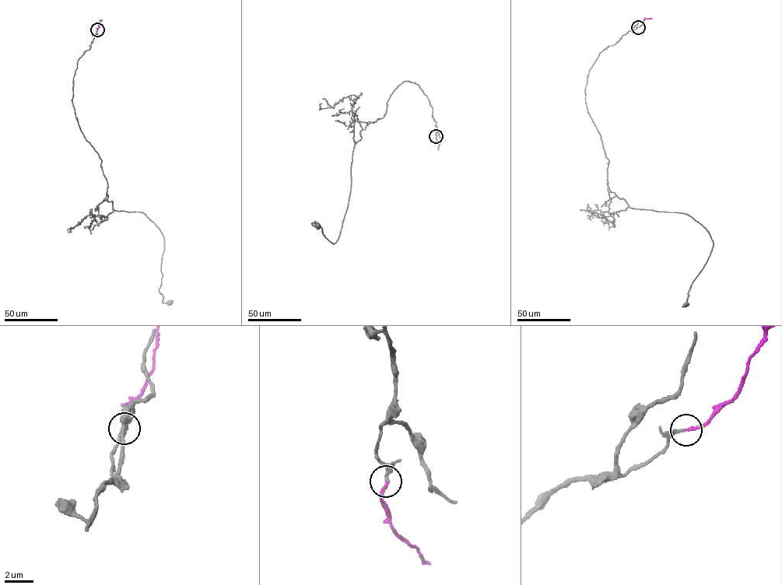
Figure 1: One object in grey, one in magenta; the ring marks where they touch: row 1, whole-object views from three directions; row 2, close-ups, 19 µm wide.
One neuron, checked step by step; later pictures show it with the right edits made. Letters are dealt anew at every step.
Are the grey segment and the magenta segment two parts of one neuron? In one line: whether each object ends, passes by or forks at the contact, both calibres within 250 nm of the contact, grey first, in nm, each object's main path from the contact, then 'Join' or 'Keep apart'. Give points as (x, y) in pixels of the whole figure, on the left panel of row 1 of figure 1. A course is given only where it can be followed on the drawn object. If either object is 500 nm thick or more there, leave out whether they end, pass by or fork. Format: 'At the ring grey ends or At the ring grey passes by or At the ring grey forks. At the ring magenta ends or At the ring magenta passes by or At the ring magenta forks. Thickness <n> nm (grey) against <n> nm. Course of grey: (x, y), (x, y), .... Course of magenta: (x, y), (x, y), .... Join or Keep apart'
At the ring grey ends. At the ring magenta ends. Thickness 200 nm (grey) against 240 nm. Course of grey: (97, 29), (74, 75), (76, 118), (101, 161), (113, 209), (142, 212), (163, 234), (159, 292), (170, 302). Course of magenta: (97, 29), (101, 19). Join

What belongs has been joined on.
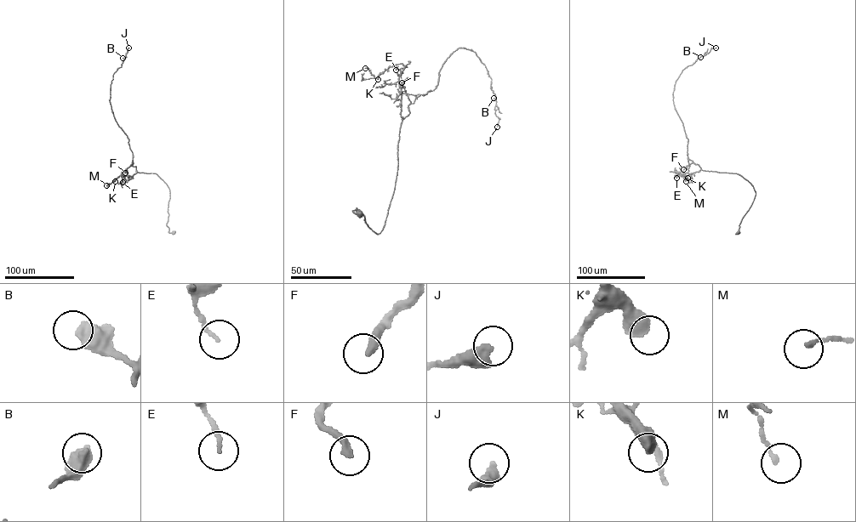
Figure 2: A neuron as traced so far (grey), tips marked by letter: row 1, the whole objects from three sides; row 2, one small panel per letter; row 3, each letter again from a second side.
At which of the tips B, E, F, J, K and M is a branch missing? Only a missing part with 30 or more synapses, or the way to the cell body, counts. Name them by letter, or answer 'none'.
F

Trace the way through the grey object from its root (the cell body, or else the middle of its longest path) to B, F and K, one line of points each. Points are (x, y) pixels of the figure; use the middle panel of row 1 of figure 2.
B: (360, 212), (352, 211), (379, 233), (402, 119), (416, 98), (436, 88), (458, 48), (480, 58), (493, 98)
F: (360, 212), (352, 211), (379, 233), (395, 190), (401, 123), (409, 112), (402, 82)
K: (360, 212), (352, 211), (379, 233), (397, 173), (398, 77), (404, 66), (390, 66), (378, 79)

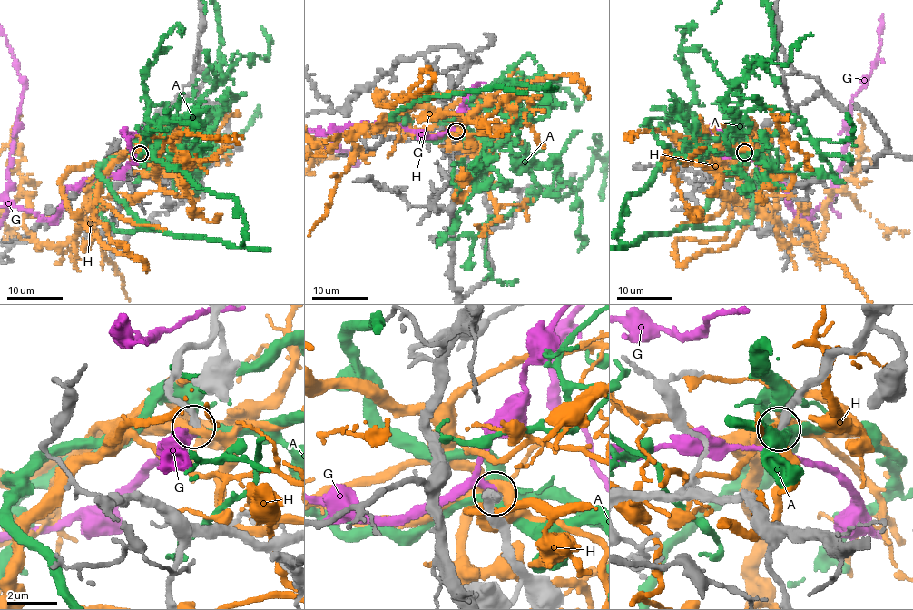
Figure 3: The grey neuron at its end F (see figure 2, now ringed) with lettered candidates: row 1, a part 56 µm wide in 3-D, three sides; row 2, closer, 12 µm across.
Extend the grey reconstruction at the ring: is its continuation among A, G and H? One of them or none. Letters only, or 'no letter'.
G

